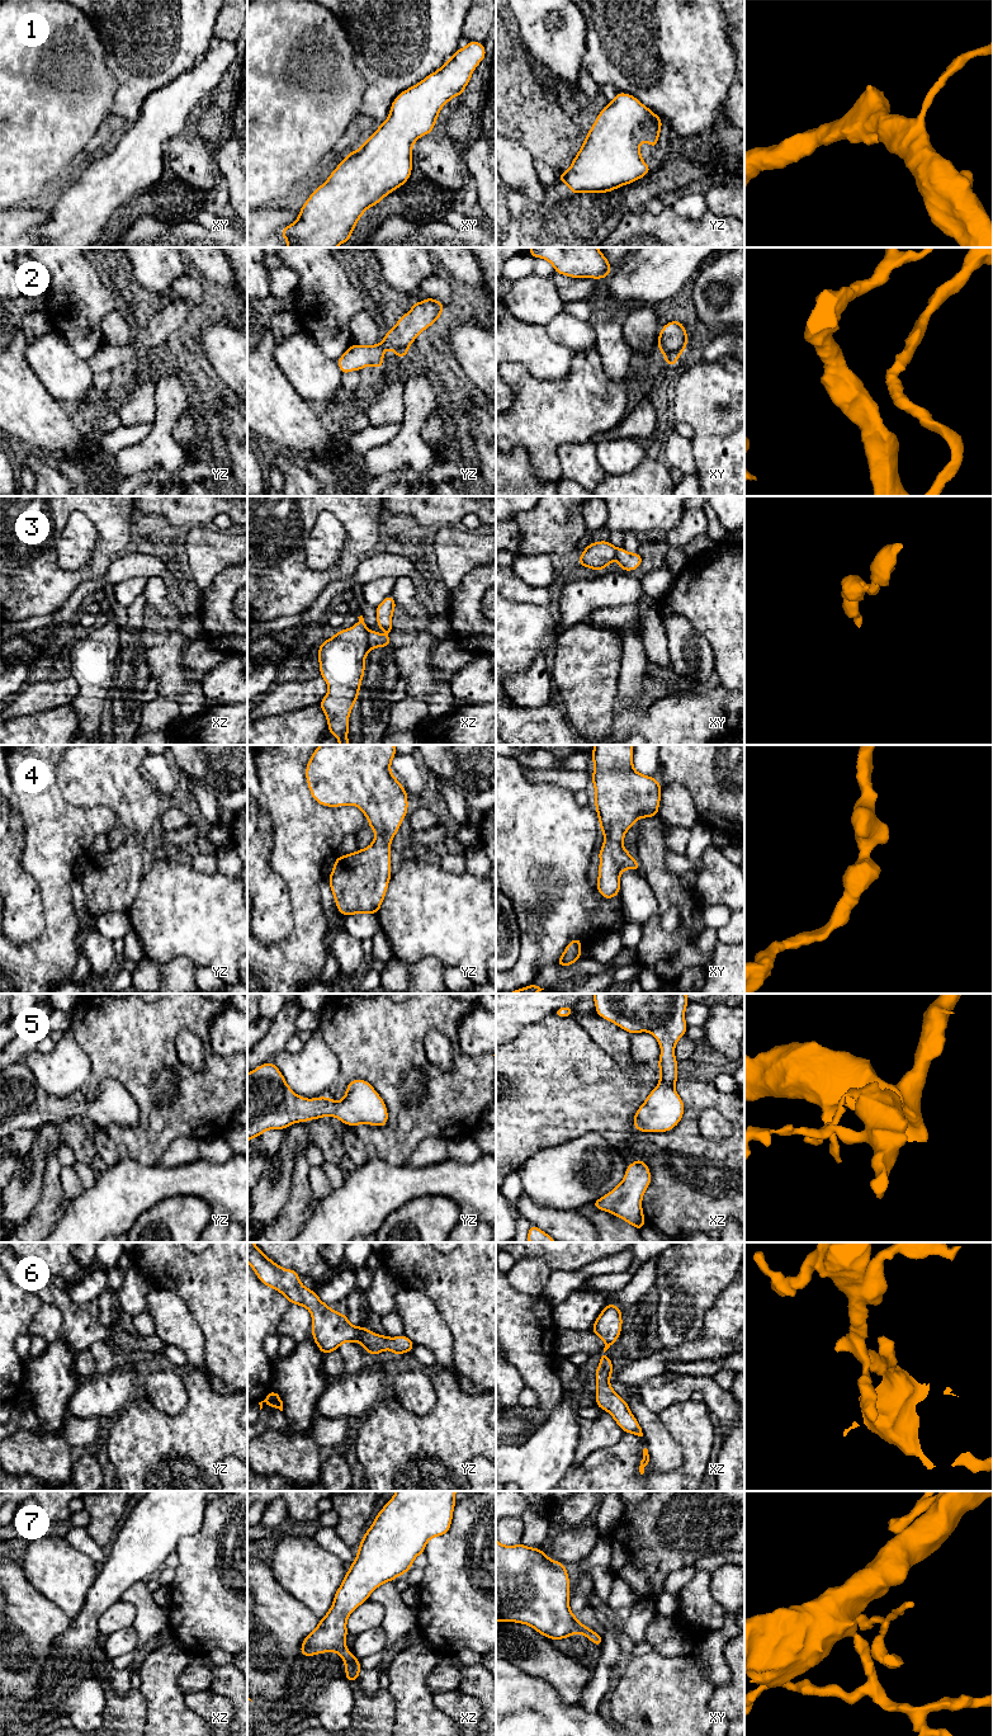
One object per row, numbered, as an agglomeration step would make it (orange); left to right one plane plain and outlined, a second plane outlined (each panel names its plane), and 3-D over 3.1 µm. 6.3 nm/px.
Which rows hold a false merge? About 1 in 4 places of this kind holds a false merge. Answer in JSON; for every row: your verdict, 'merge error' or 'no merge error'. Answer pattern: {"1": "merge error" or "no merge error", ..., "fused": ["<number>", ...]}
{"1": "no merge error", "2": "no merge error", "3": "merge error", "4": "no merge error", "5": "no merge error", "6": "no merge error", "7": "no merge error", "fused": ["3"]}

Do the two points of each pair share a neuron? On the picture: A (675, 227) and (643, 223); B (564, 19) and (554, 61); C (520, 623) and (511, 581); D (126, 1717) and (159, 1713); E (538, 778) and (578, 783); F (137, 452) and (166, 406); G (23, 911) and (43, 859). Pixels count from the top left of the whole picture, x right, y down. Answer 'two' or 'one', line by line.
A: one
B: one
C: two
D: two
E: one
F: one
G: two

